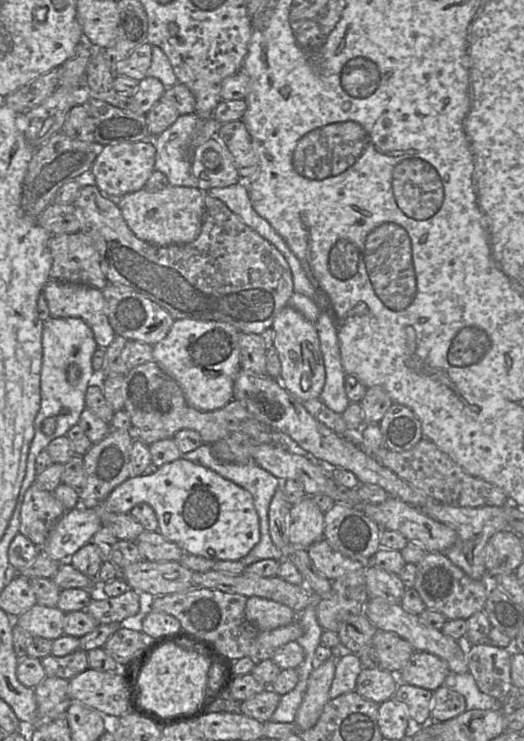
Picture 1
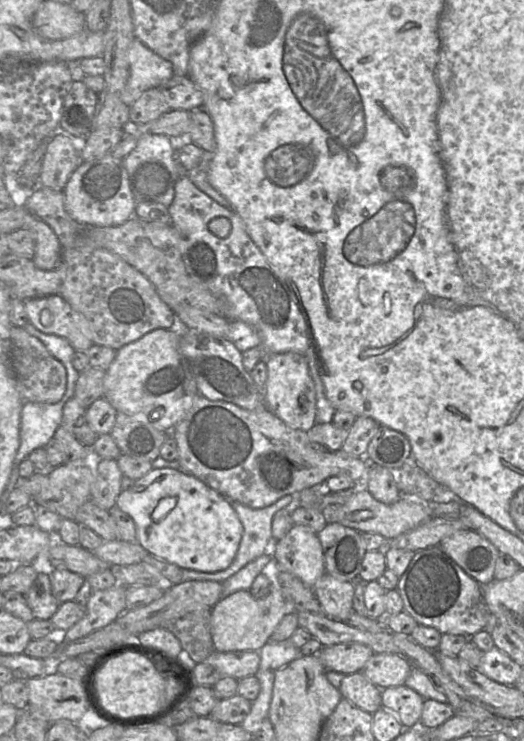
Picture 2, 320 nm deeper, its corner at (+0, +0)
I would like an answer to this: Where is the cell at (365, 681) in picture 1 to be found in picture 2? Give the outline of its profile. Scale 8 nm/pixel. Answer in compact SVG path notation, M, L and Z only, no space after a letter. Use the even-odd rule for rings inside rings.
M361 672L344 675L338 690L342 698L370 714L382 707L382 689L369 681Z

